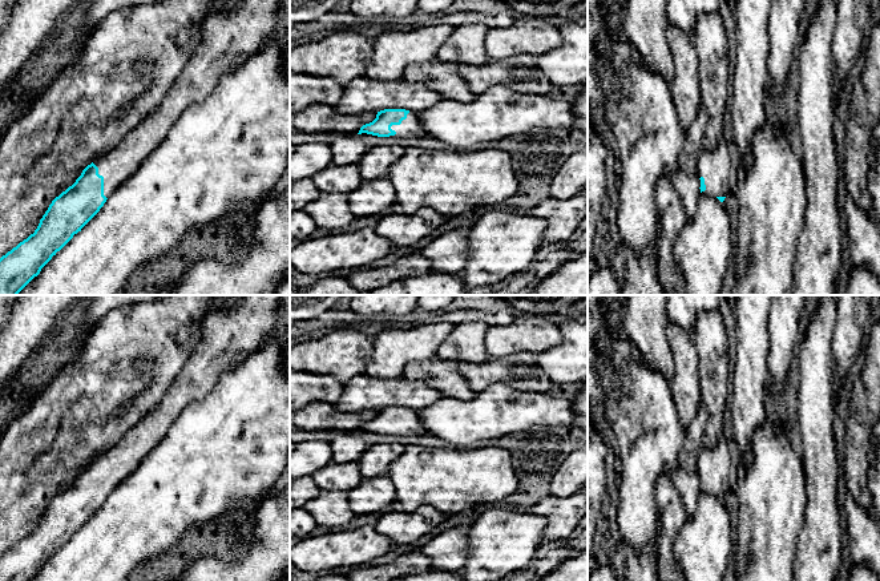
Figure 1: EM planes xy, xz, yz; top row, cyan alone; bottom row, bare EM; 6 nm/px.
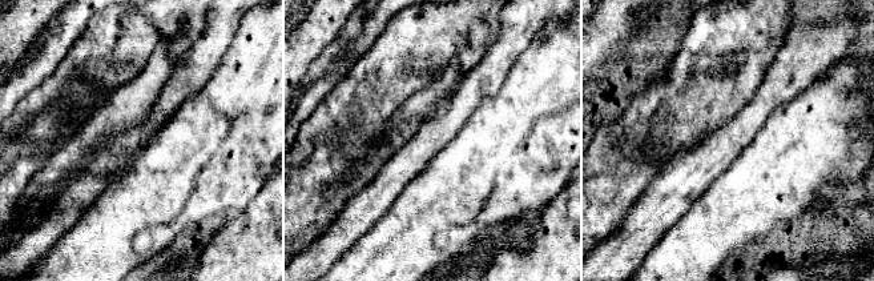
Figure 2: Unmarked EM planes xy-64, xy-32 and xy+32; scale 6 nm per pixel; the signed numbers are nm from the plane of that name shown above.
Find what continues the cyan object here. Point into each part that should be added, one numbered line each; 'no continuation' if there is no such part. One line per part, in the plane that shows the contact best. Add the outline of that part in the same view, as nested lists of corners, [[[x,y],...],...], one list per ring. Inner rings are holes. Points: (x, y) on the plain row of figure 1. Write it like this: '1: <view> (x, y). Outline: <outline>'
1: xz (411, 426). Outline: [[[409,409],[400,423],[392,423],[391,427],[395,428],[396,432],[389,433],[389,436],[409,436],[411,439],[415,439],[417,436],[428,435],[419,417],[419,411]]]

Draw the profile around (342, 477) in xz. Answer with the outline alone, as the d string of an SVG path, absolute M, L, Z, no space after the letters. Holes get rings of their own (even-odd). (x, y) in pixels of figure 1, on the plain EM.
M331 463L312 475L320 491L348 492L363 481L358 463Z

